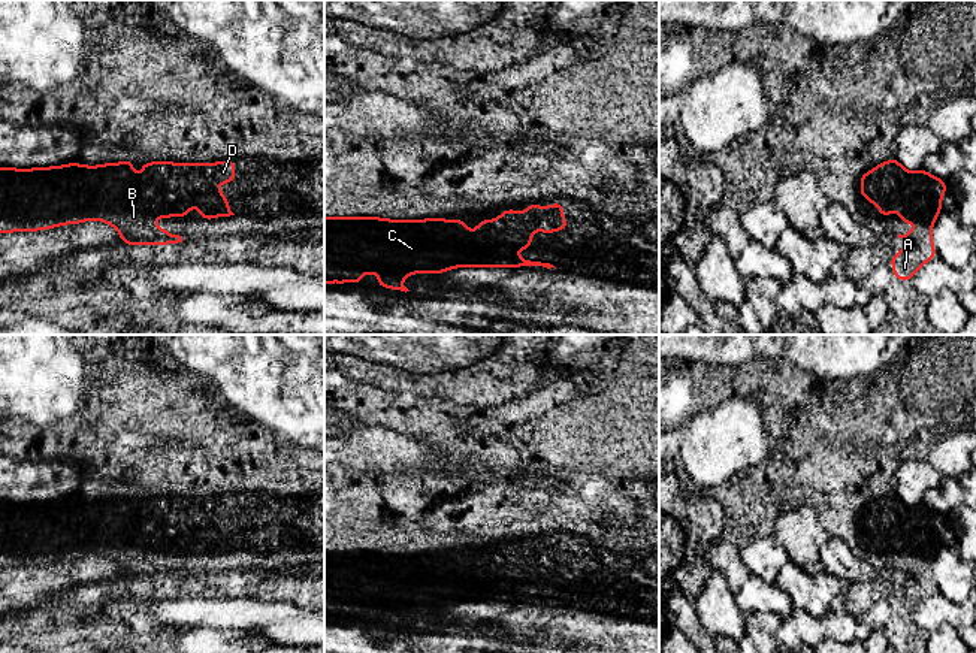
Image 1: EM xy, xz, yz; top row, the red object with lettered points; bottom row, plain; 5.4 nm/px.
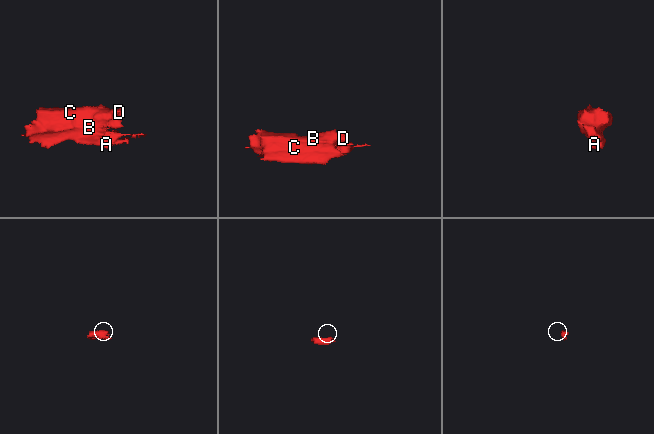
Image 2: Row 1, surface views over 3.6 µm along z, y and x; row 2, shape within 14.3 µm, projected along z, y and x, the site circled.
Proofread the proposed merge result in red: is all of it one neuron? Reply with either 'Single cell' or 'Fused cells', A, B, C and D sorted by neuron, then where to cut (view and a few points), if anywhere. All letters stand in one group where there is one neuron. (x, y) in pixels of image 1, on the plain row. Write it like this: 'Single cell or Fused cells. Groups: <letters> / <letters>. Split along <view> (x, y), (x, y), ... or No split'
Single cell. Groups: A B C D. No split

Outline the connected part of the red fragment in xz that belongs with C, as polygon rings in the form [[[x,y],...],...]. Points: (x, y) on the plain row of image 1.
[[[562,536],[541,542],[528,538],[525,548],[516,544],[499,547],[498,554],[478,554],[475,565],[466,565],[466,554],[389,554],[380,551],[324,551],[324,574],[327,580],[324,589],[332,587],[324,595],[324,620],[329,617],[363,619],[360,608],[378,608],[378,622],[410,626],[402,613],[413,608],[444,608],[456,602],[523,602],[543,601],[555,602],[550,598],[531,596],[513,589],[513,584],[532,583],[532,566],[569,563],[563,554]]]

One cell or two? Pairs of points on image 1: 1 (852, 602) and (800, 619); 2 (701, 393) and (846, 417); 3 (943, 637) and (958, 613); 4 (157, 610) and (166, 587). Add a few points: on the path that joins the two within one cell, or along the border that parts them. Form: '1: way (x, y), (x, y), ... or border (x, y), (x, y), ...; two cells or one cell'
1: border (833, 610), (849, 613), (857, 619); two cells
2: way (722, 354), (801, 354), (818, 371); one cell
3: border (957, 629), (942, 625), (927, 635); two cells
4: border (199, 596), (160, 598); two cells

